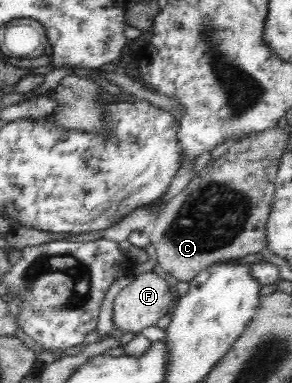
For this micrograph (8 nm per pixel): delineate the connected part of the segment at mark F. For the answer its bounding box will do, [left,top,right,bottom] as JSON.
[113,272,171,334]

